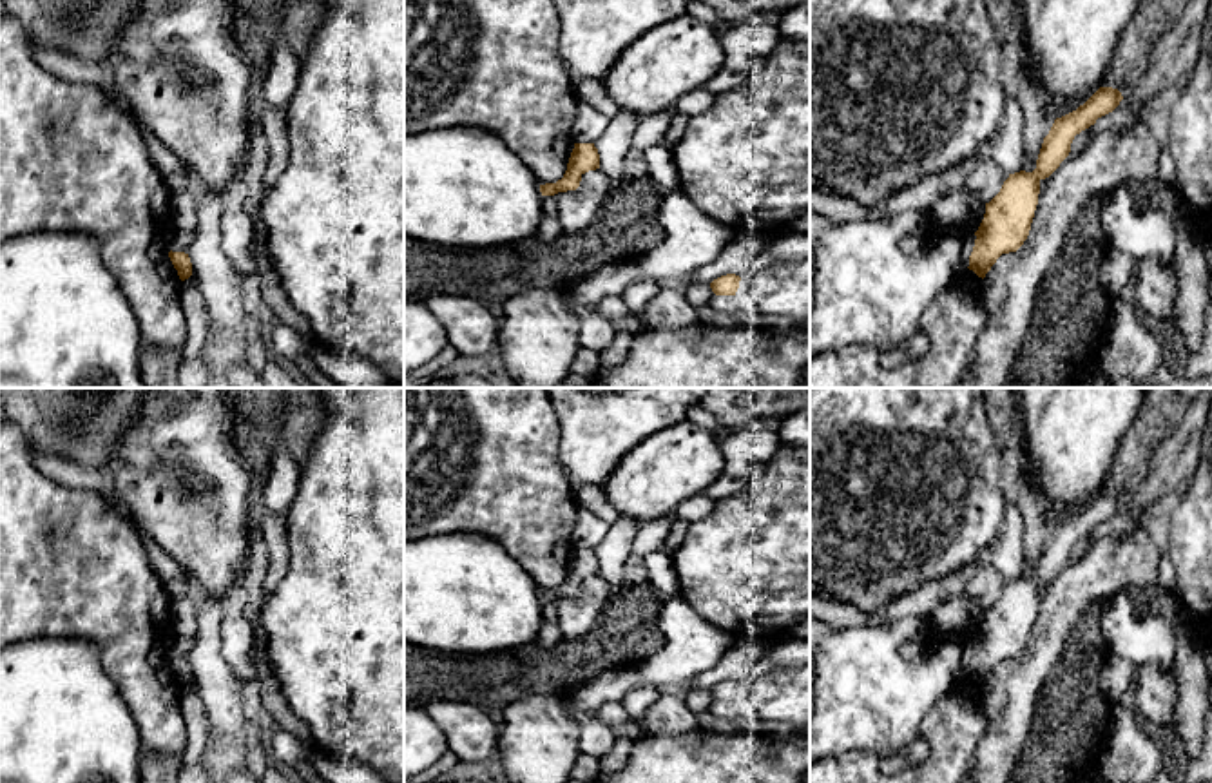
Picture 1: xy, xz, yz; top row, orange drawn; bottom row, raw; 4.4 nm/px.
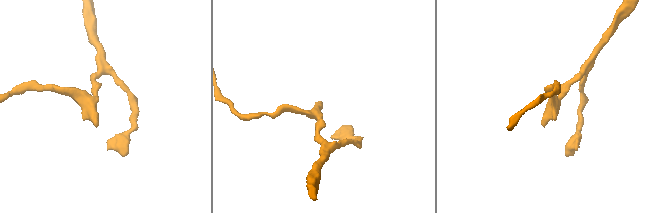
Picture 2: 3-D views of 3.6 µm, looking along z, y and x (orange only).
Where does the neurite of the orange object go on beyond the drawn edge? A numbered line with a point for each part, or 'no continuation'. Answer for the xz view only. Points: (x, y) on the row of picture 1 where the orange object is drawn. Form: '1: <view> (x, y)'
no continuation

